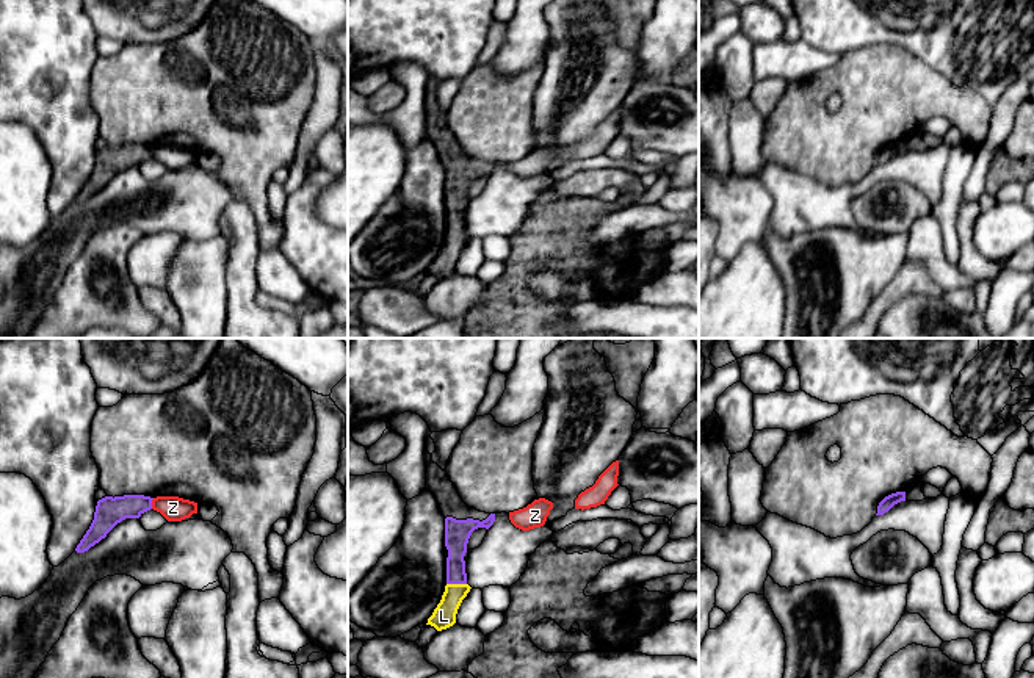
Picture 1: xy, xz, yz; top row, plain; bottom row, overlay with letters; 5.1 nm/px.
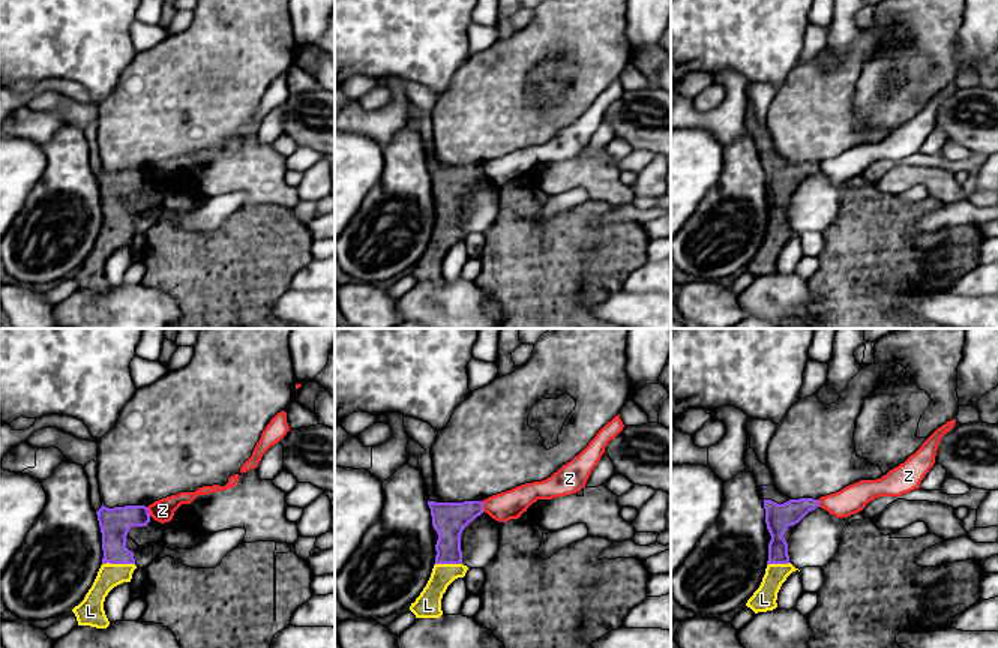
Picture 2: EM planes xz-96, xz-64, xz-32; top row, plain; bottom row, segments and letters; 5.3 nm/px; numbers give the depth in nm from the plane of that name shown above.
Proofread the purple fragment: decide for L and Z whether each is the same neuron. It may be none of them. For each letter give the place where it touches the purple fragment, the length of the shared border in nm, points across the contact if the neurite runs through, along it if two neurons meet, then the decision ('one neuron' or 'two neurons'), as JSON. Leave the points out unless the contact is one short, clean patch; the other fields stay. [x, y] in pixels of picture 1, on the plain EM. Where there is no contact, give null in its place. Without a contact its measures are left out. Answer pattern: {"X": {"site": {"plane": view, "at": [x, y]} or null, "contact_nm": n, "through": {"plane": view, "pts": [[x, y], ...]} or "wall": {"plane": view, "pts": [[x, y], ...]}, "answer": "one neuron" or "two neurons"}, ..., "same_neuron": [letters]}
{"L": {"site": {"plane": "xz", "at": [456, 232]}, "contact_nm": 100, "through": {"plane": "xz", "pts": [[456, 183], [456, 232], [456, 240], [444, 265]]}, "answer": "one neuron"}, "Z": {"site": {"plane": "xy", "at": [151, 152]}, "contact_nm": 60, "wall": {"plane": "xy", "pts": [[154, 147], [151, 157]]}, "answer": "two neurons"}, "same_neuron": ["L"]}

